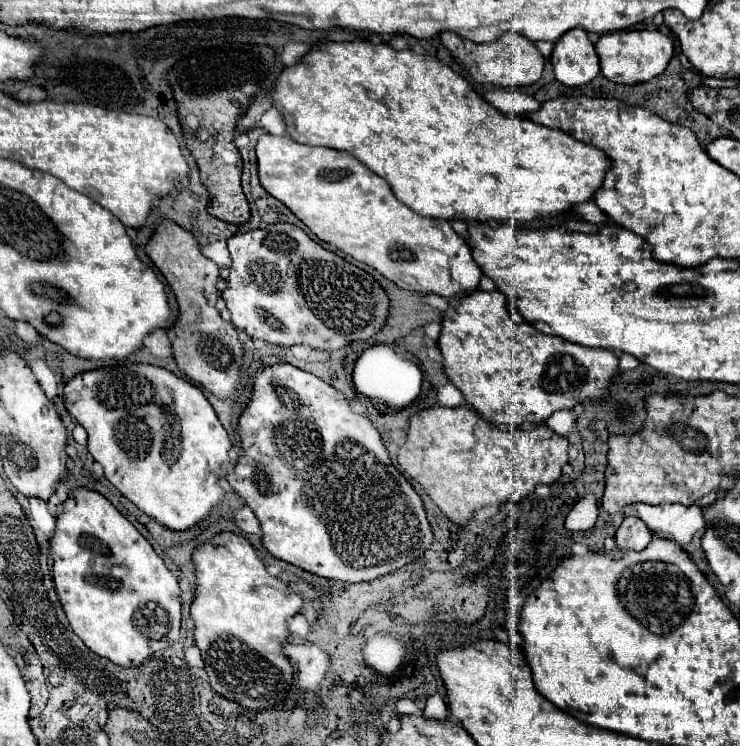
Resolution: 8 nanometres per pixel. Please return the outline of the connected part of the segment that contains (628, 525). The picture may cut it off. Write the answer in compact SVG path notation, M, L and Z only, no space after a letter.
M629 516L623 520L621 528L615 534L615 542L621 550L635 550L641 552L649 542L653 540L651 532L647 530L647 526L643 524L641 518Z

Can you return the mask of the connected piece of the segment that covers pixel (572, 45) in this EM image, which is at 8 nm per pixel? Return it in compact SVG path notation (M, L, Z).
M573 28L557 40L551 64L555 78L565 86L583 86L589 84L599 74L599 58L595 46L587 38L587 32Z

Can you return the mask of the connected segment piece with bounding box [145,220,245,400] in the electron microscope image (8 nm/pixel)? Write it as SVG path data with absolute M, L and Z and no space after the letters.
M163 222L155 236L147 244L147 256L167 278L173 294L179 302L179 318L173 328L167 330L167 336L173 344L173 356L179 370L195 384L207 388L221 400L229 400L237 392L243 366L243 344L239 342L237 330L231 322L225 322L215 308L219 300L217 282L221 278L215 262L201 254L201 248L195 236L175 222Z

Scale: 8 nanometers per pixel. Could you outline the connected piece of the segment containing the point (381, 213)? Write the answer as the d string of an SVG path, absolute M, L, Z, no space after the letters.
M263 134L257 142L259 180L319 240L369 264L397 286L453 298L479 288L481 268L449 222L423 218L395 198L391 186L351 154L303 146L287 136Z

